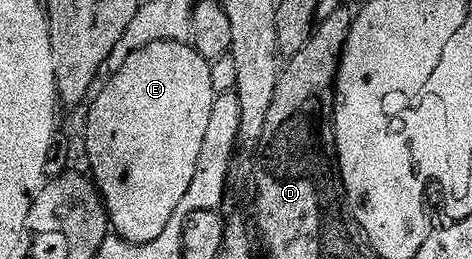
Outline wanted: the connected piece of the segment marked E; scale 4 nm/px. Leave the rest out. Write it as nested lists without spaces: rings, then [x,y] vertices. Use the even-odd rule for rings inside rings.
[[[188,42],[147,45],[140,47],[138,51],[126,54],[124,58],[125,64],[118,69],[117,76],[101,92],[99,92],[100,90],[96,92],[97,100],[95,100],[96,95],[92,100],[93,108],[90,109],[89,120],[85,123],[85,151],[89,154],[89,167],[93,170],[91,178],[96,183],[98,191],[101,192],[105,207],[109,210],[109,222],[112,230],[119,238],[125,239],[128,243],[154,243],[159,237],[159,233],[163,233],[163,229],[167,229],[179,201],[183,201],[187,189],[191,189],[191,177],[195,177],[197,172],[199,149],[203,149],[203,141],[207,137],[207,125],[211,121],[211,109],[215,98],[212,71],[214,68]]]

